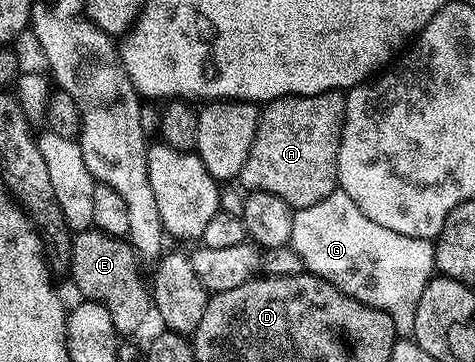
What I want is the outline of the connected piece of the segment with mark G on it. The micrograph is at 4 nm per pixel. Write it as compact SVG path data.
M336 189L329 197L317 201L317 205L301 207L295 211L289 245L295 250L297 257L301 257L304 268L310 274L329 281L337 289L365 305L389 313L396 336L407 337L414 332L417 301L421 301L425 285L436 274L435 245L432 240L405 237L405 233L393 233L393 229L385 229L385 225L369 221L369 217L365 217L365 213L361 213L361 209L353 205L344 191Z

